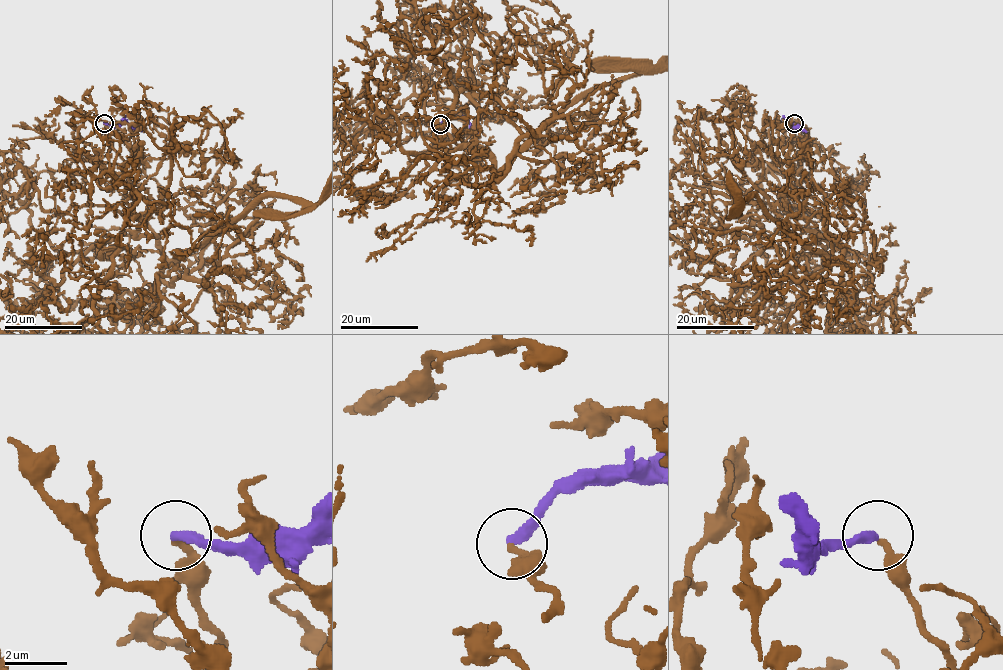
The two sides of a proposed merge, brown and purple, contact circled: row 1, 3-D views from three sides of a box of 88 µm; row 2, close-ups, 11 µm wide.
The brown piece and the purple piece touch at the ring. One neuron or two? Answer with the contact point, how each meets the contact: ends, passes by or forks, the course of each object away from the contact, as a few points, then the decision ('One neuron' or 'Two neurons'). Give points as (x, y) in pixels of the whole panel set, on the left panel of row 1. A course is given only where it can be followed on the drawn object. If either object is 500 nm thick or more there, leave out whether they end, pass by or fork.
Place: (104, 123). At the ring brown ends. At the ring purple ends. Course of brown: (104, 123), (98, 164), (146, 200), (169, 259), (265, 197), (318, 204). Course of purple: (104, 123), (127, 123), (143, 132). Two neurons

